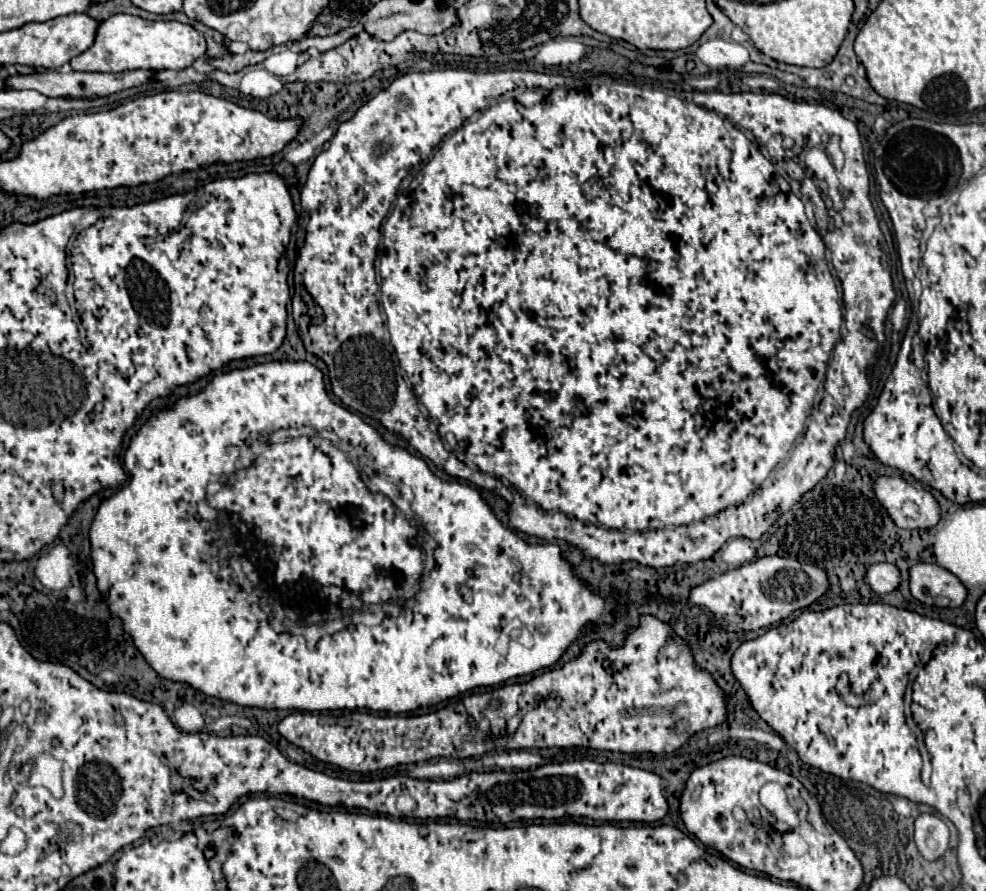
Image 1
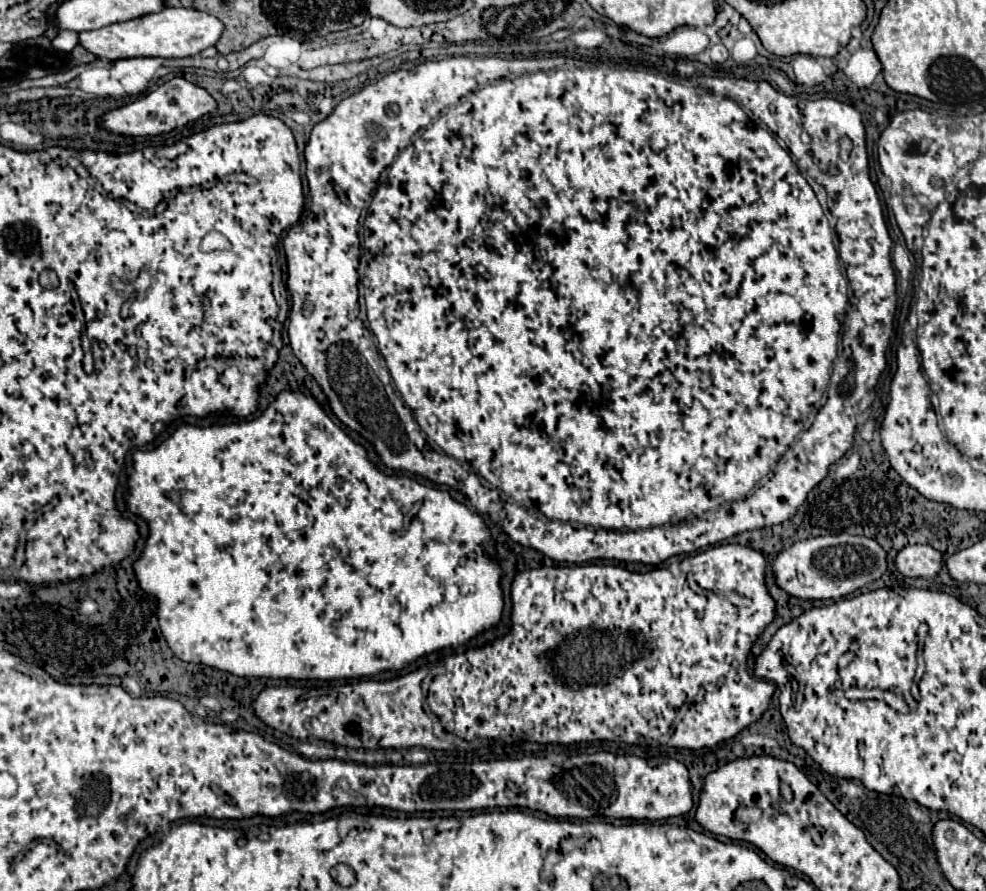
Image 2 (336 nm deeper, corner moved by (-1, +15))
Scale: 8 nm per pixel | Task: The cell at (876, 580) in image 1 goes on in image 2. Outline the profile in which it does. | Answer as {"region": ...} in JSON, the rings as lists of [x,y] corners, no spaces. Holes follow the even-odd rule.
{"region":[[[907,545],[897,553],[897,569],[907,577],[935,577],[941,571],[943,555],[931,545]]]}

